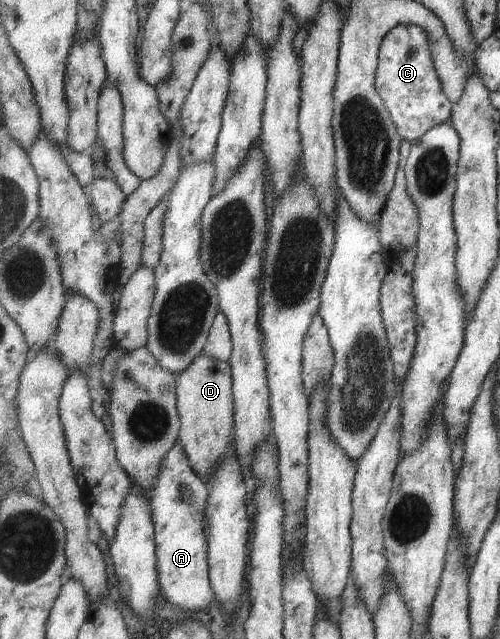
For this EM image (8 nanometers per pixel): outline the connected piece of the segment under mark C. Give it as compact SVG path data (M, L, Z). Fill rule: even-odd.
M414 24L396 26L379 51L376 87L386 102L403 141L414 143L427 131L451 121L454 104L443 92L443 83L435 68L428 34Z

